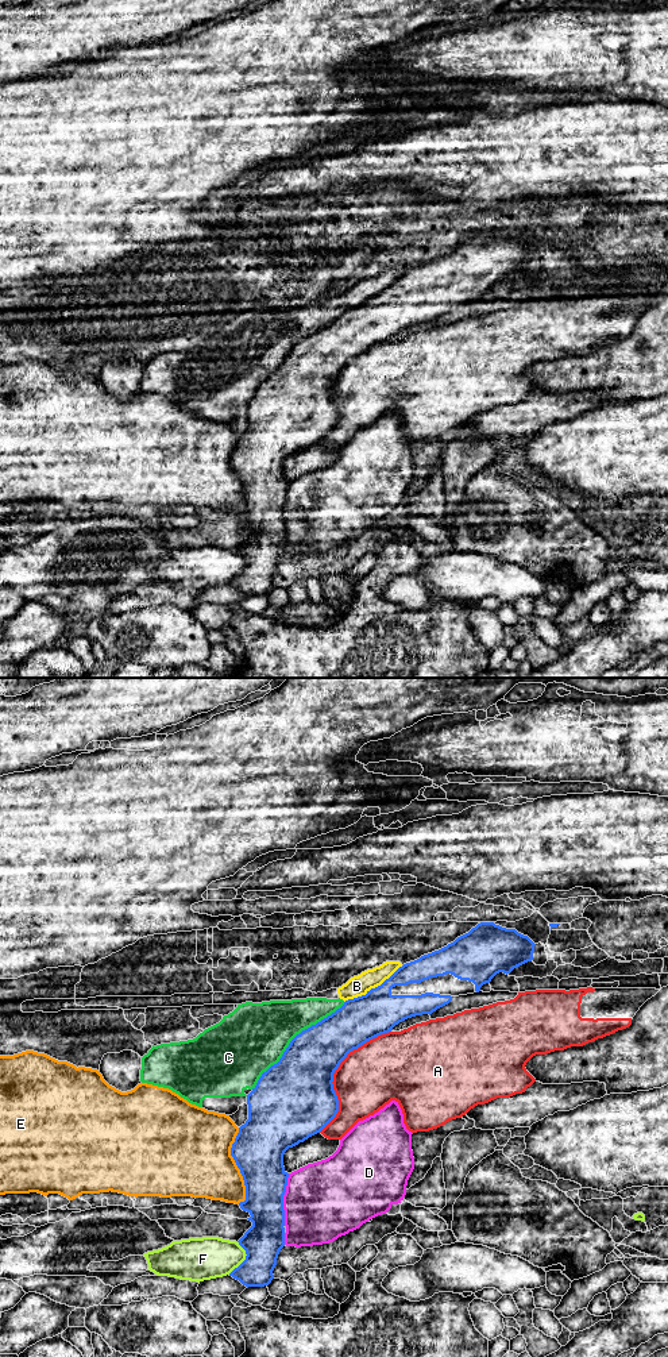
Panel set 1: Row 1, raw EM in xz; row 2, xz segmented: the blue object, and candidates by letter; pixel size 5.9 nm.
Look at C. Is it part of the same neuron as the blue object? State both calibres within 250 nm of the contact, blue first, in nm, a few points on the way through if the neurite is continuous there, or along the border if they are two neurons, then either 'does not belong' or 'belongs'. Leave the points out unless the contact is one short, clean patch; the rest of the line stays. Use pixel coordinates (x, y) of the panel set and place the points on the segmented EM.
calibres 360 and 400 nm; does not belong

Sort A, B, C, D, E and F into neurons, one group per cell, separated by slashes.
A / B C / D / E / F

